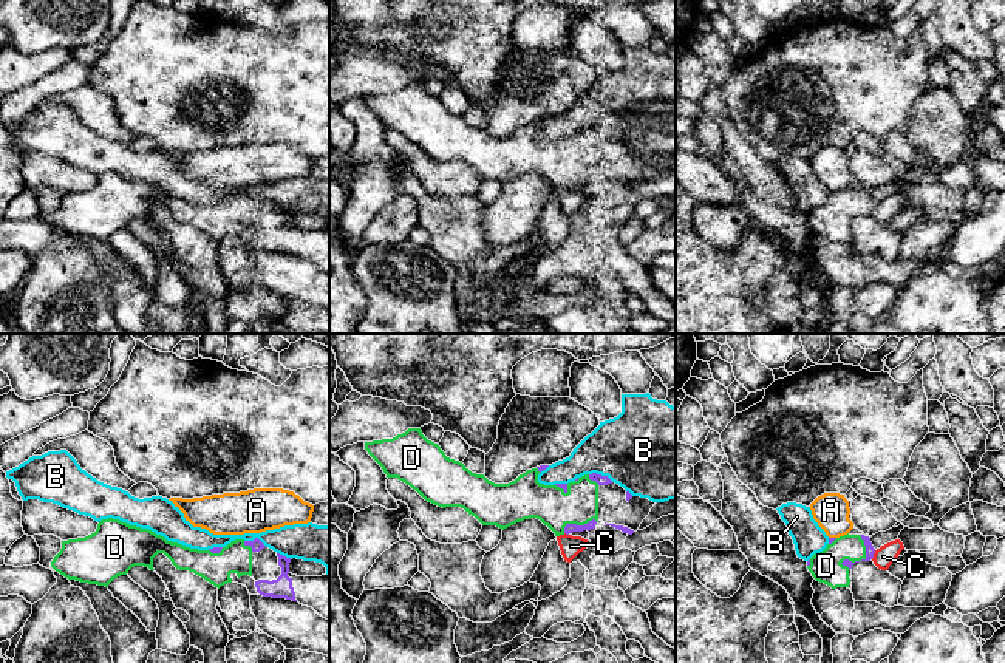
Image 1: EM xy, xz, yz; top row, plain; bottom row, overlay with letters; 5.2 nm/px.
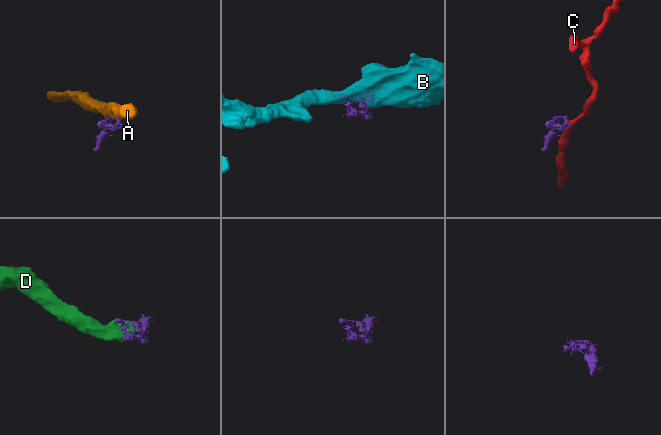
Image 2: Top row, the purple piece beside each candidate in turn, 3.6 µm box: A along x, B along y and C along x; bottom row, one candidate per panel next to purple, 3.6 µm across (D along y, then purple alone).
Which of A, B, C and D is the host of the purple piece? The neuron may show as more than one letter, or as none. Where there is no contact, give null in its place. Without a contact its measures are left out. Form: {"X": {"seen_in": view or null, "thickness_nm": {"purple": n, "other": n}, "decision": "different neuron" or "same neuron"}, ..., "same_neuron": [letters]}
{"A": {"seen_in": "yz", "thickness_nm": {"purple": 30, "other": 190}, "decision": "different neuron"}, "B": {"seen_in": "xz", "thickness_nm": {"purple": 50, "other": 440}, "decision": "different neuron"}, "C": {"seen_in": "yz", "thickness_nm": {"purple": 50, "other": 110}, "decision": "different neuron"}, "D": {"seen_in": "yz", "thickness_nm": {"purple": 50, "other": 160}, "decision": "same neuron"}, "same_neuron": ["D"]}

